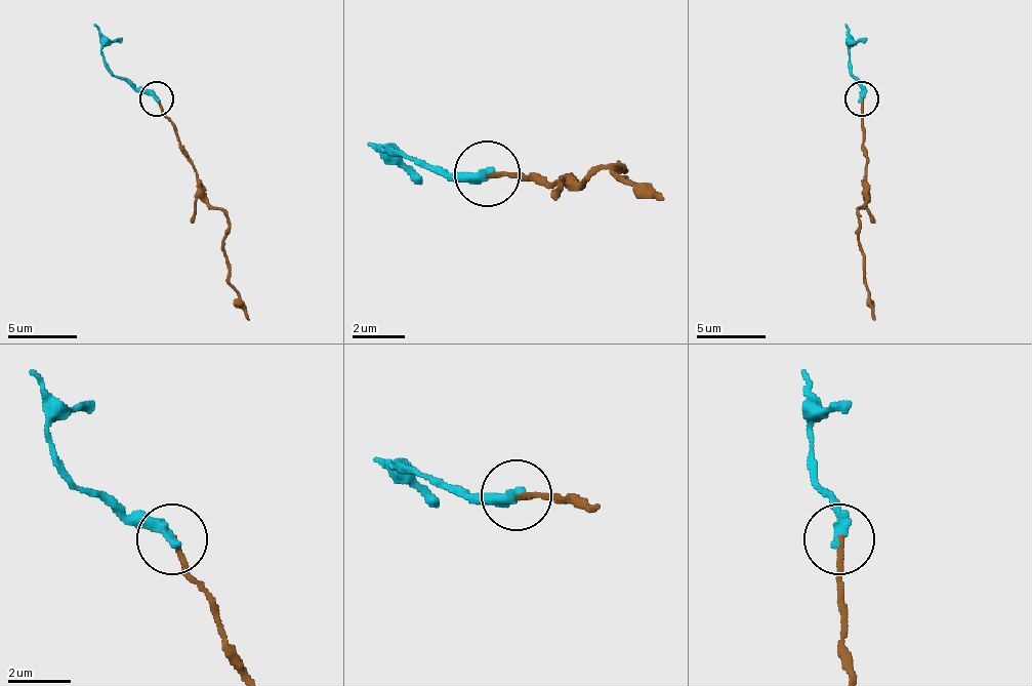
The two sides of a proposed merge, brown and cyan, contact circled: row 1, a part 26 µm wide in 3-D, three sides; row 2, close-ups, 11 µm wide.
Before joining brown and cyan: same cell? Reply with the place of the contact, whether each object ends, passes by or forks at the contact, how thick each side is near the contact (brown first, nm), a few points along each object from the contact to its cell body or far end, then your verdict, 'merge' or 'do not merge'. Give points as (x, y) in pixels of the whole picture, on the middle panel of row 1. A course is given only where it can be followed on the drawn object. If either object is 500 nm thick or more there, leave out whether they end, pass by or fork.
(487, 173) | brown ends | cyan ends | 170/380 nm | brown via (488, 172), (567, 185), (607, 165), (665, 198) | cyan via (488, 172), (416, 165), (383, 152), (422, 185) | merge

